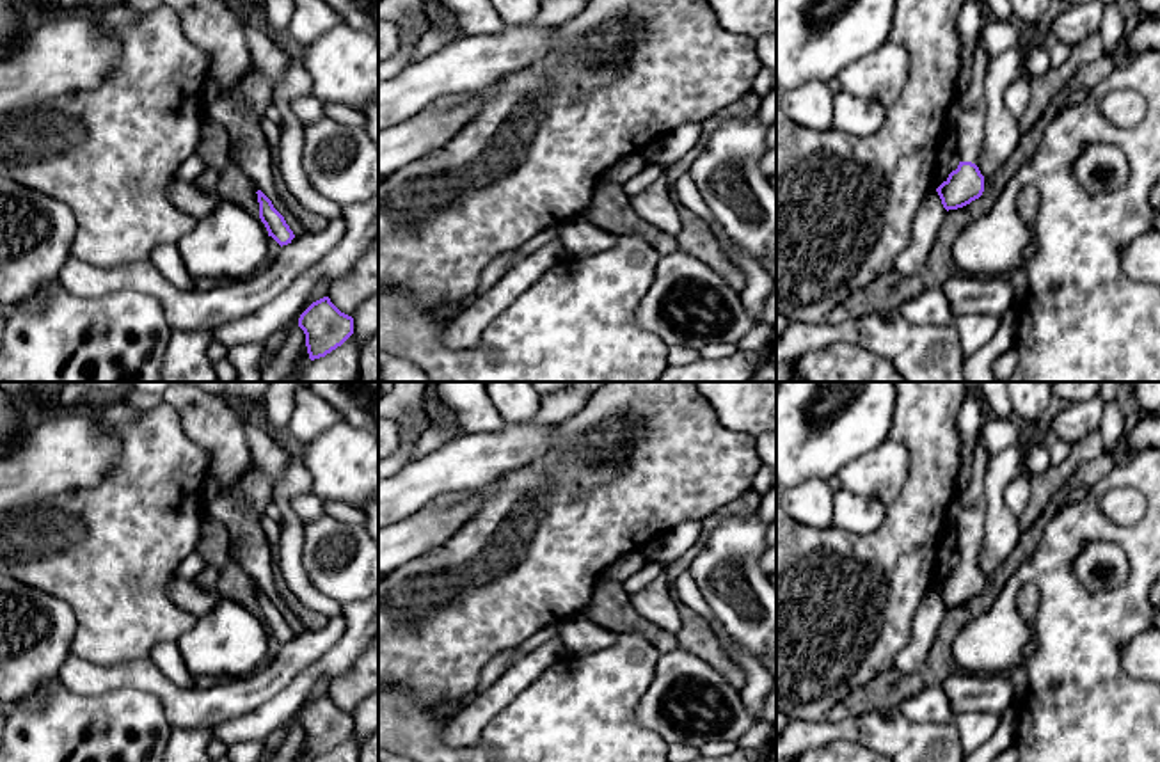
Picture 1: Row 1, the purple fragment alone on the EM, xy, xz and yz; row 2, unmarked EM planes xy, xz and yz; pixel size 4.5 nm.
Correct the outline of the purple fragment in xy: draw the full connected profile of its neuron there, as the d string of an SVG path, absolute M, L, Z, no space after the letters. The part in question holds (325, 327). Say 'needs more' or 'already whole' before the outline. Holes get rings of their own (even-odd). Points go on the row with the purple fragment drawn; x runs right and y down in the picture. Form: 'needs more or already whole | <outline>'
already whole | M329 297L313 302L298 318L309 359L320 359L354 334L354 318L341 313Z

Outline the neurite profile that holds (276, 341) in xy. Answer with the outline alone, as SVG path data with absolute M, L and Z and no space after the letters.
M320 282L314 291L311 293L309 300L306 302L306 306L284 325L281 327L277 332L274 332L268 341L265 343L265 352L268 353L275 353L282 348L288 330L295 325L298 325L298 318L300 314L316 300L327 297L329 291L329 284L327 282Z

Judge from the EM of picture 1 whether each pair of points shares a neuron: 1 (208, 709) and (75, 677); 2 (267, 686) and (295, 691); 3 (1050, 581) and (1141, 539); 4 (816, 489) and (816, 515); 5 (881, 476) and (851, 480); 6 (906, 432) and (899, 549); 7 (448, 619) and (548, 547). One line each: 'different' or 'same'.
1: same
2: different
3: same
4: same
5: same
6: same
7: same

